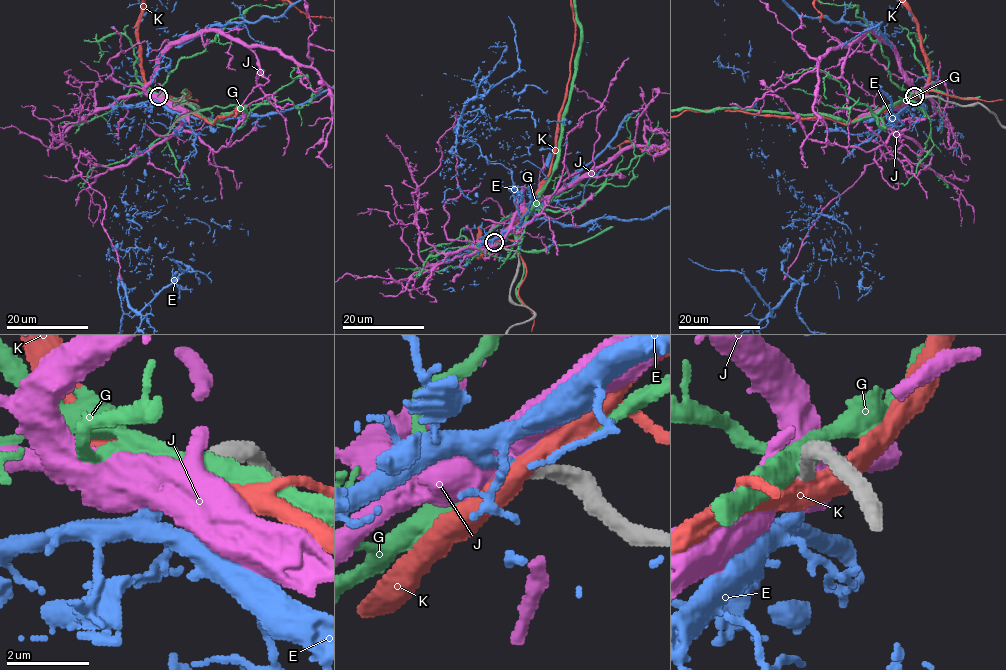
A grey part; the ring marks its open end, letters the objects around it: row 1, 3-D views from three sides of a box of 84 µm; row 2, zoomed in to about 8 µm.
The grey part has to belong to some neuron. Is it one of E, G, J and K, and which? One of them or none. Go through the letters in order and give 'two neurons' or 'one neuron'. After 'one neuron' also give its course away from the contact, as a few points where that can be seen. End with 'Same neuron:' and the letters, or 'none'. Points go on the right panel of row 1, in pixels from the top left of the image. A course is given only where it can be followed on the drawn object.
E: one neuron
G: two neurons
J: two neurons
K: two neurons
Same neuron: E

